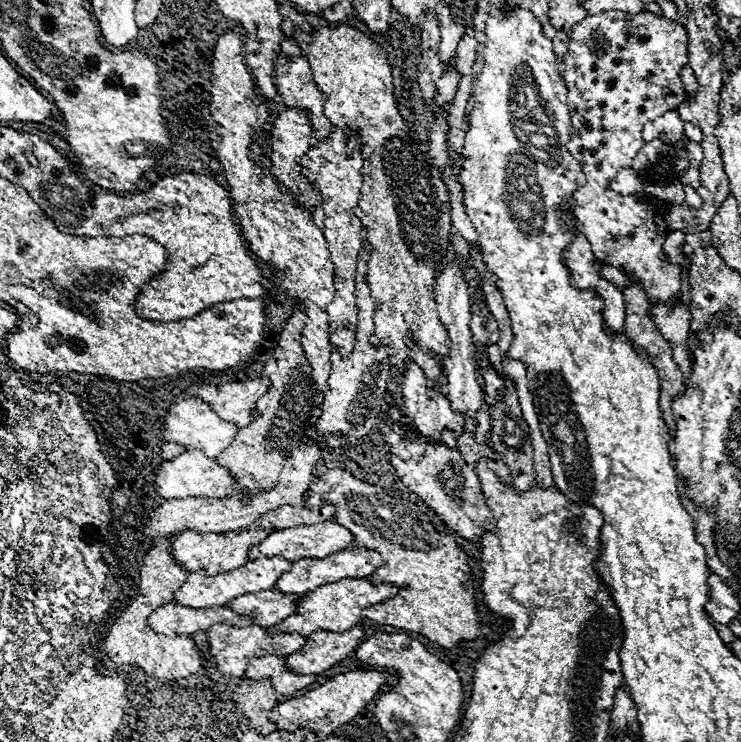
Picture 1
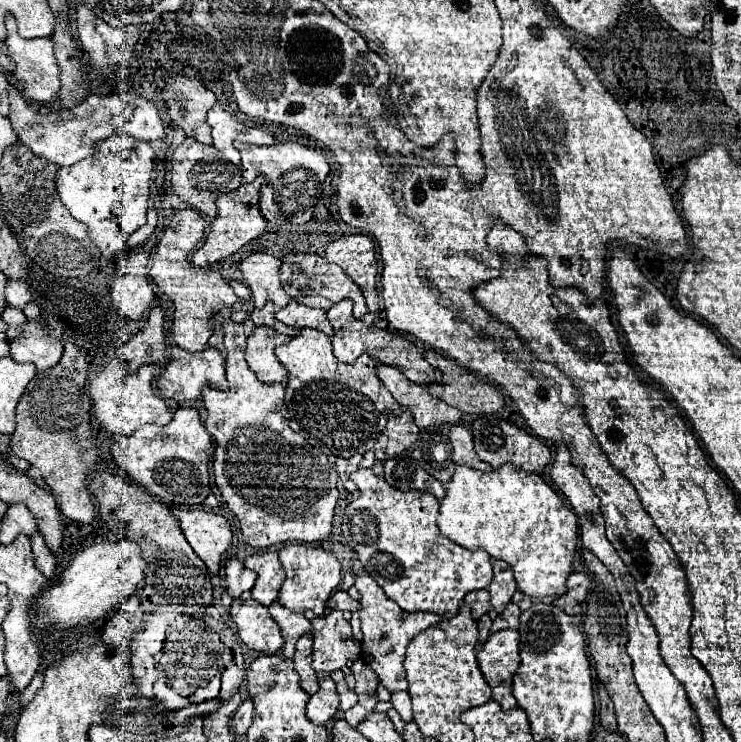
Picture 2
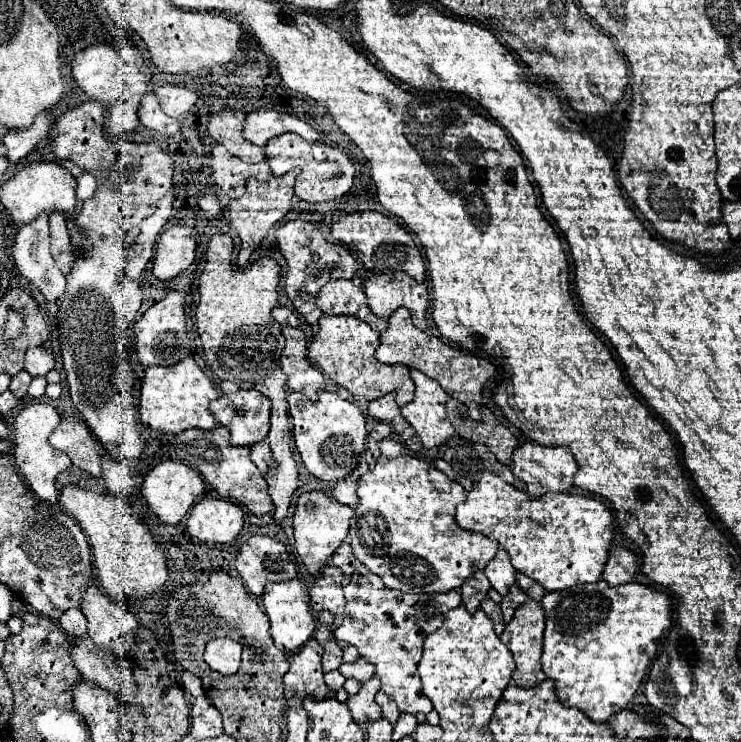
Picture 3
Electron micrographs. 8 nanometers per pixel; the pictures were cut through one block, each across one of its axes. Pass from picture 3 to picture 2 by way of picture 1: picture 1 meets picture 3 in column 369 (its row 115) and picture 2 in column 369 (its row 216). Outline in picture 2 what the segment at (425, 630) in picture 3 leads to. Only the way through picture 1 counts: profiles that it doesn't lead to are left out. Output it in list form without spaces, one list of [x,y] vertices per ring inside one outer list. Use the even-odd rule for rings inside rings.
[[[356,576],[356,588],[360,592],[360,628],[362,628],[362,656],[366,656],[366,662],[372,666],[372,670],[378,674],[380,684],[388,690],[388,692],[398,692],[398,690],[406,690],[408,682],[406,682],[406,672],[404,672],[404,652],[410,644],[410,640],[426,630],[432,624],[440,622],[438,614],[430,614],[430,612],[416,612],[416,614],[408,614],[402,612],[398,608],[396,602],[392,602],[390,598],[384,596],[382,588],[370,578],[370,576]]]

